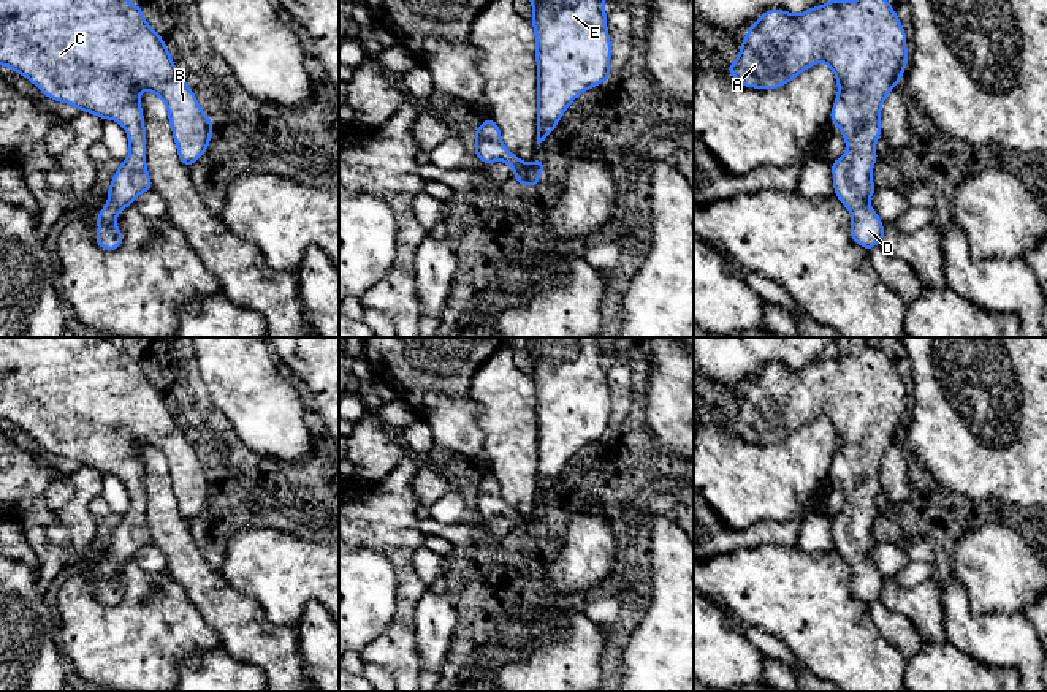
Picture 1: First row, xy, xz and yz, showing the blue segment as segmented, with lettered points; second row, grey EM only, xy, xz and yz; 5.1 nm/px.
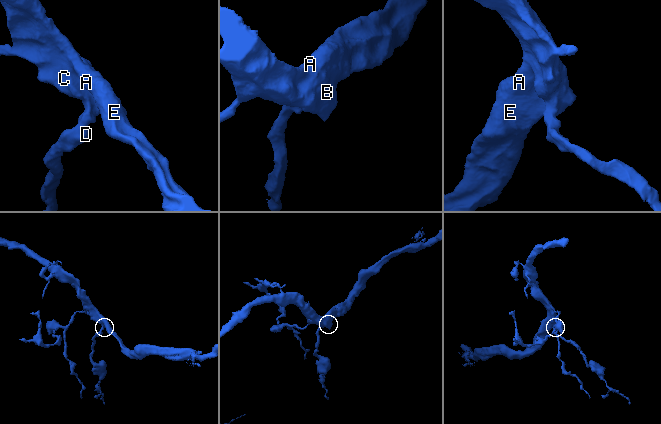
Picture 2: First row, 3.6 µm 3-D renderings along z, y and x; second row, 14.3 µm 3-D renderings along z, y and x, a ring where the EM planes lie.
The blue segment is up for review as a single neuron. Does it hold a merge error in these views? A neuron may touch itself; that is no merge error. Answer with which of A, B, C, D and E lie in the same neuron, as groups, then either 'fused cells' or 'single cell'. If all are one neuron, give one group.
groups A B C D E; single cell

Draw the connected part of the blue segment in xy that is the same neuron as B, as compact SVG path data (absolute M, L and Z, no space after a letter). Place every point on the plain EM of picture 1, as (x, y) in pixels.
M0 337L0 420L6 420L30 434L48 453L73 459L84 467L119 477L130 496L130 510L120 516L106 548L109 557L98 567L100 581L95 595L105 605L116 605L124 587L114 581L116 572L135 553L152 545L146 523L146 485L139 458L139 447L150 445L168 462L171 486L179 515L188 523L206 507L214 477L201 461L187 437L177 428L165 401L165 394L154 386L143 371L143 363L127 355L124 345L111 337Z

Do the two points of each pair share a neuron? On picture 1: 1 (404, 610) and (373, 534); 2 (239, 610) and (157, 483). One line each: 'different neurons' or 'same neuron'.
1: same neuron
2: same neuron

